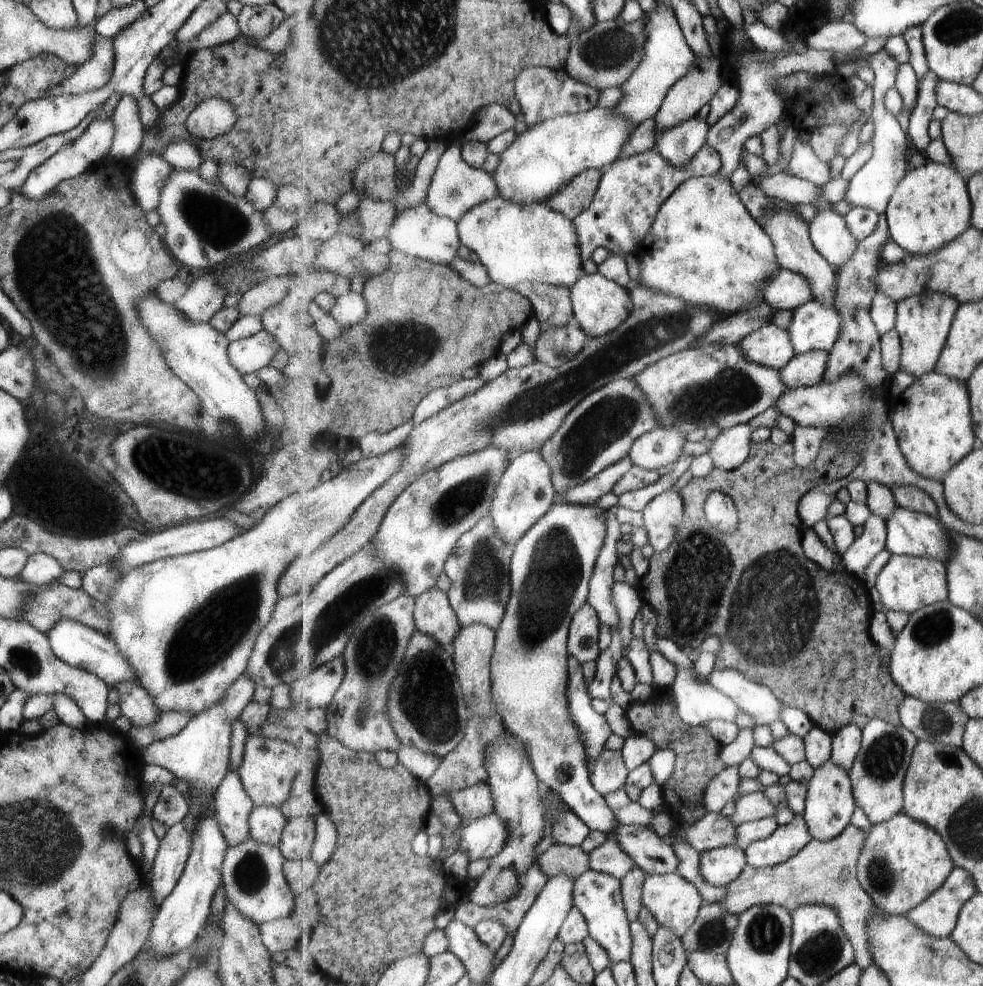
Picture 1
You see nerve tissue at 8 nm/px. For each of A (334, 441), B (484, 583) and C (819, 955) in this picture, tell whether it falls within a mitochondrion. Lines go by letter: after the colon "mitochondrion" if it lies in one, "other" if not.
A: other
B: mitochondrion
C: mitochondrion

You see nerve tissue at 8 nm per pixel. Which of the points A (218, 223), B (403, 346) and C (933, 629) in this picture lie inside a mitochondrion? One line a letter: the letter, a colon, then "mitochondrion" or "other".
A: mitochondrion
B: mitochondrion
C: mitochondrion

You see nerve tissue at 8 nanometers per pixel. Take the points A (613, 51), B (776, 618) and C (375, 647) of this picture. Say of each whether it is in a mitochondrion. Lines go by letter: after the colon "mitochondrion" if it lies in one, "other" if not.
A: mitochondrion
B: mitochondrion
C: mitochondrion

